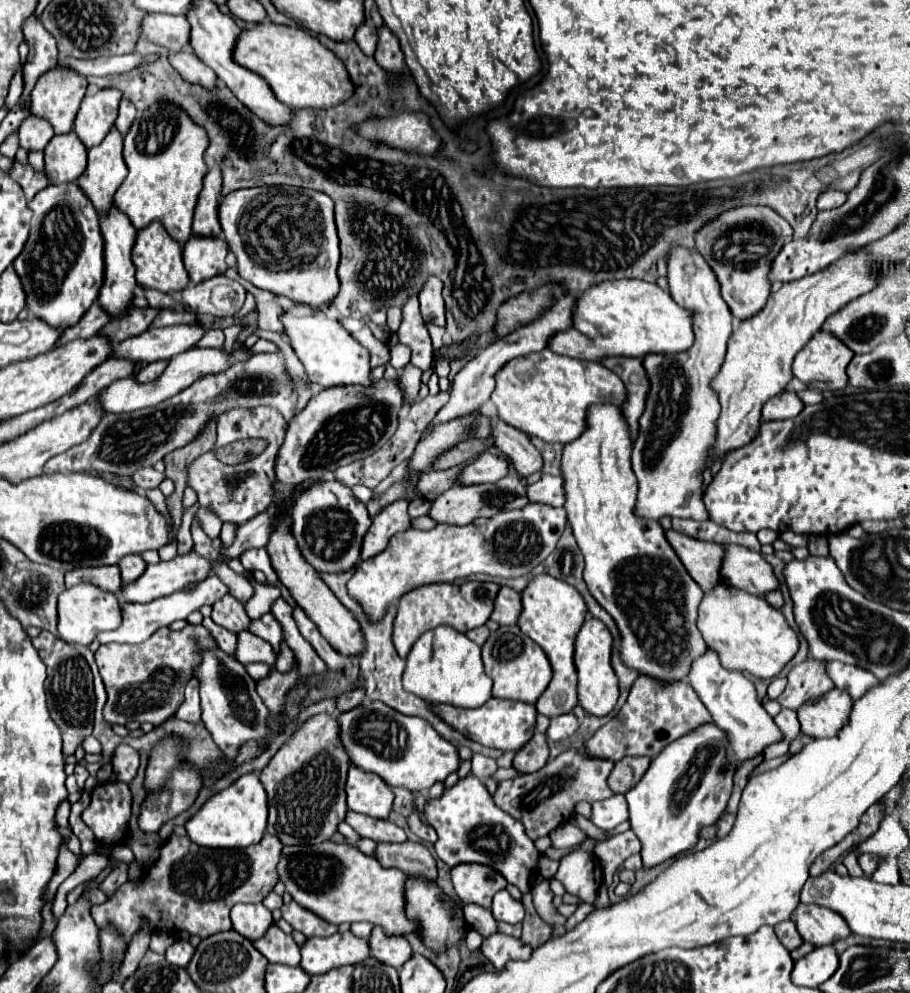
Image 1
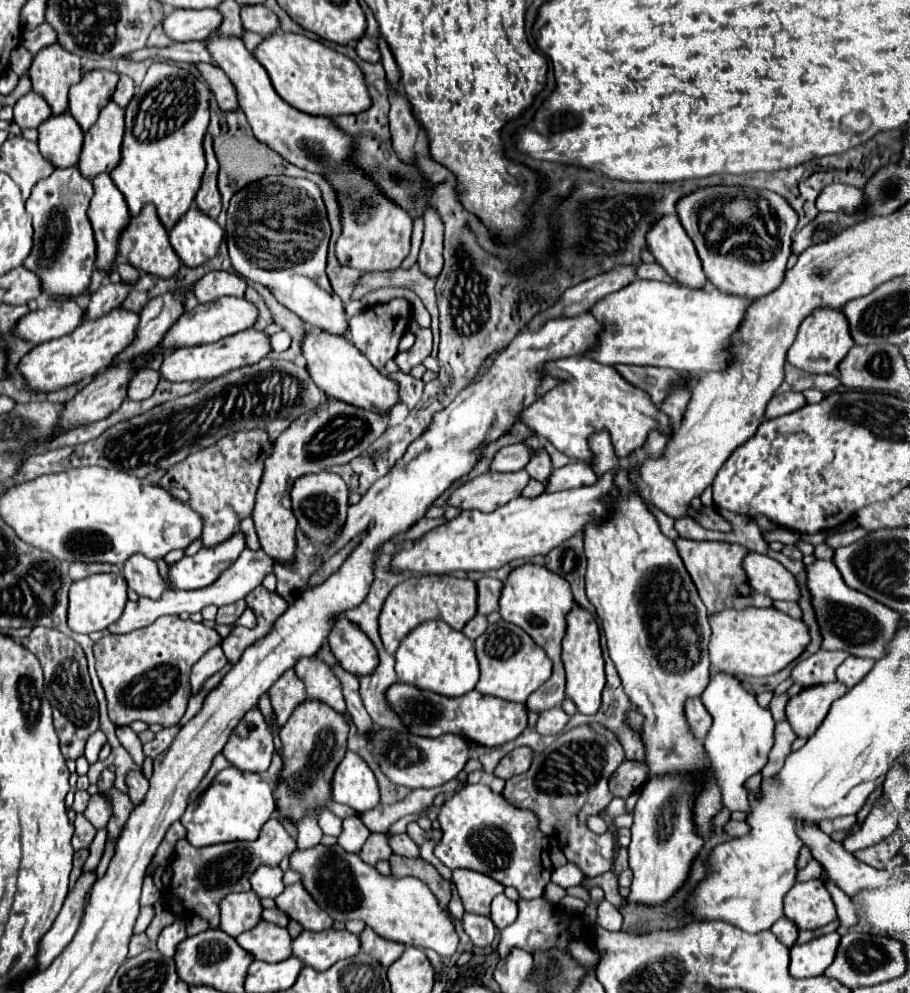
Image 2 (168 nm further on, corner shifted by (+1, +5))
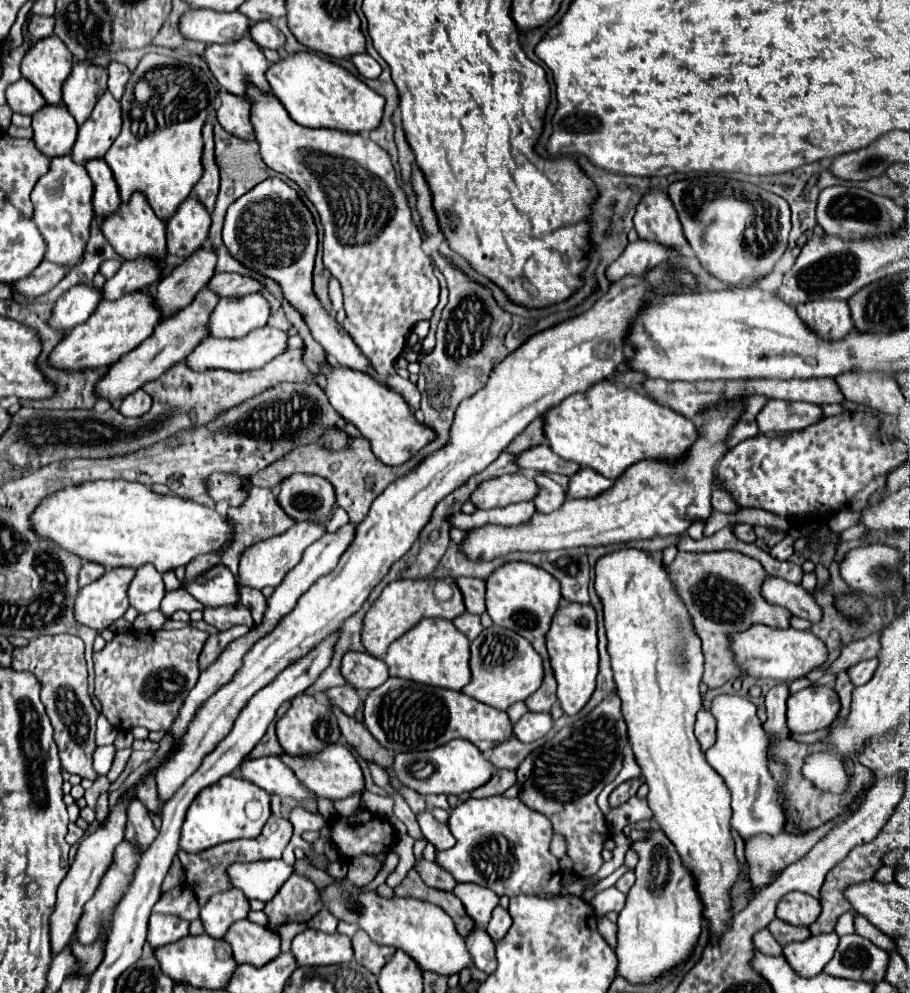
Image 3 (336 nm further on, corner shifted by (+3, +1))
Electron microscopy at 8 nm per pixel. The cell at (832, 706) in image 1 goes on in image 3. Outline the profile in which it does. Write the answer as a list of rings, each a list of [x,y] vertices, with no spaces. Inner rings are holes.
[[[808,687],[788,697],[788,729],[812,733],[826,729],[840,713],[840,697],[832,687]]]

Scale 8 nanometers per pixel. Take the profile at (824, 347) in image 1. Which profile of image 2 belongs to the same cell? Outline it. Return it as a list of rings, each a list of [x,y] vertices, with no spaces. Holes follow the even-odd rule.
[[[820,307],[820,309],[814,309],[814,313],[810,313],[802,321],[796,341],[788,349],[788,361],[794,367],[806,369],[810,373],[836,373],[840,361],[846,357],[846,353],[850,351],[852,345],[854,345],[854,341],[850,337],[850,327],[848,327],[844,313],[840,309]]]

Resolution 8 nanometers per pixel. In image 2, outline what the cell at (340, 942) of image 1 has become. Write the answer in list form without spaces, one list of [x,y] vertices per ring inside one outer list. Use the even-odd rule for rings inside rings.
[[[326,929],[326,931],[302,931],[292,943],[294,955],[308,967],[326,971],[336,961],[354,957],[360,951],[360,941],[350,931]]]

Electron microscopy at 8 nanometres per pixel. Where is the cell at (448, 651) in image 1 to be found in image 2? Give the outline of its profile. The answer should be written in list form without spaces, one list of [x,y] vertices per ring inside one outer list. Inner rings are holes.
[[[440,619],[426,621],[412,629],[400,643],[394,653],[396,659],[396,675],[400,681],[418,685],[420,689],[430,689],[434,693],[442,693],[446,697],[460,697],[476,687],[480,671],[474,653],[474,643],[462,633],[452,629]]]

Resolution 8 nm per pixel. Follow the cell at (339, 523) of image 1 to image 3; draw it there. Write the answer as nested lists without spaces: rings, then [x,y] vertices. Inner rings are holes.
[[[294,473],[280,483],[278,503],[294,521],[320,521],[320,525],[326,525],[336,505],[336,491],[324,477]]]

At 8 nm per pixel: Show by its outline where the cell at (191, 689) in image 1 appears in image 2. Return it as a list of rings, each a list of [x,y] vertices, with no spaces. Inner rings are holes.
[[[216,645],[214,649],[210,649],[210,651],[206,651],[202,657],[200,657],[200,661],[194,665],[194,669],[192,669],[192,675],[190,675],[190,683],[192,683],[192,693],[198,693],[200,691],[200,687],[202,687],[202,683],[210,677],[210,675],[214,675],[216,671],[220,671],[224,665],[226,665],[226,655],[224,655],[224,651],[222,651],[222,647],[220,645]]]

